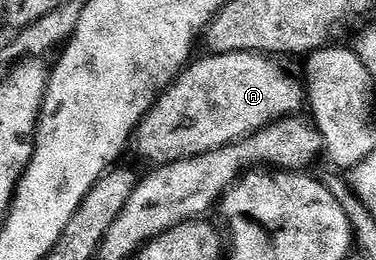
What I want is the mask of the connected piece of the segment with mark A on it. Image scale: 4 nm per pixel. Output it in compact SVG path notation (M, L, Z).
M217 53L215 55L204 55L204 58L201 59L201 61L193 60L191 64L187 66L181 72L180 76L176 78L175 81L172 82L171 85L168 86L167 90L163 93L161 93L160 98L156 100L156 104L153 105L152 110L149 111L144 116L144 120L140 123L140 128L138 130L138 141L140 137L140 145L142 148L144 148L144 153L146 156L149 157L150 160L152 160L152 163L167 163L169 161L181 161L182 159L186 159L187 157L197 157L198 155L202 155L203 153L208 153L212 149L221 149L222 147L226 147L227 145L235 145L237 141L242 141L246 137L252 137L254 134L258 132L259 129L265 129L267 125L273 125L274 122L280 121L283 119L283 117L295 117L297 114L301 112L300 108L304 107L306 105L306 85L305 82L302 80L302 82L299 81L298 78L295 77L292 73L287 73L286 70L283 69L282 66L279 65L279 60L273 59L271 56L265 55L263 53Z

